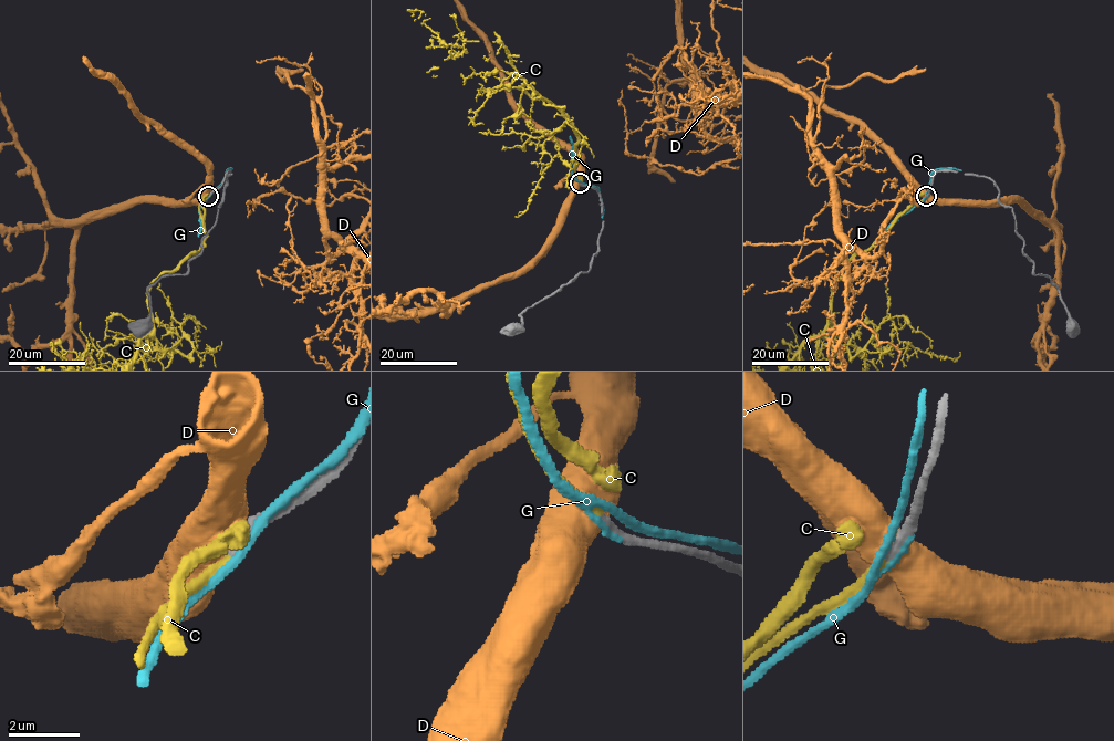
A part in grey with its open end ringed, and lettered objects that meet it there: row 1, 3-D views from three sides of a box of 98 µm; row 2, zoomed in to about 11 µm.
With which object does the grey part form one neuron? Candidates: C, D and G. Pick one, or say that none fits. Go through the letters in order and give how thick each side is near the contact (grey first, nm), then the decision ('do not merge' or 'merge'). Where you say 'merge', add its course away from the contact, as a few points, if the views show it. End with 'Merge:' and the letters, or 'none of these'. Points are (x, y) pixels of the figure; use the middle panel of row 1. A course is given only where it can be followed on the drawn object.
C: calibres 240 and 240 nm; merge
D: calibres 280 and 900 nm; do not merge
G: calibres 360 and 160 nm; do not merge
Merge: C

